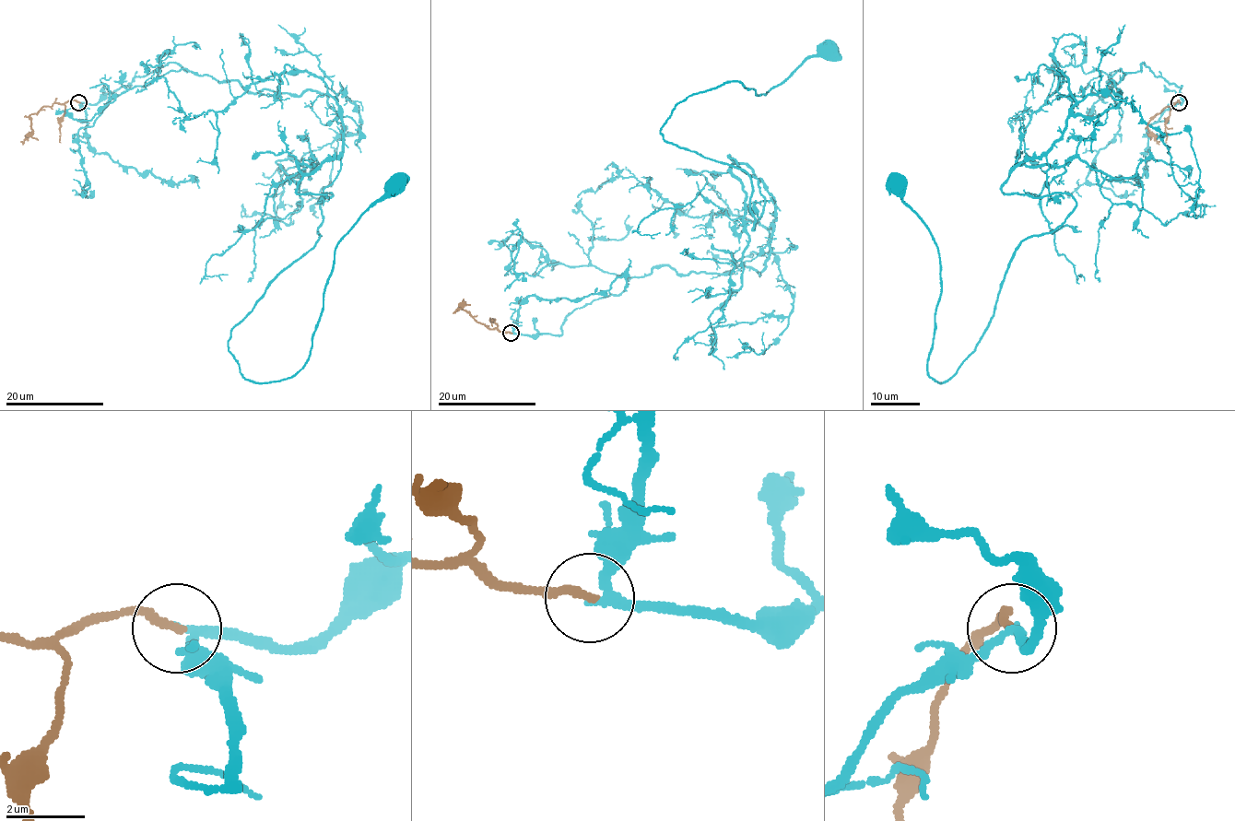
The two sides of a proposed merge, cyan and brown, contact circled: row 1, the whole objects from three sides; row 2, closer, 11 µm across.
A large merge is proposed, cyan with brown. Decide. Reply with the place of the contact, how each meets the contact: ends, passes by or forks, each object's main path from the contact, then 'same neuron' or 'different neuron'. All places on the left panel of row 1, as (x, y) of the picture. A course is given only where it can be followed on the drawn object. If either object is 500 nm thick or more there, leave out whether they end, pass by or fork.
place (78, 102); cyan passes by; brown ends; course cyan (78, 101), (169, 63), (343, 119), (296, 187), (319, 238), (228, 341), (255, 383), (396, 182); course brown (78, 101), (67, 100), (43, 107), (29, 116), (32, 133), (22, 145); same neuron

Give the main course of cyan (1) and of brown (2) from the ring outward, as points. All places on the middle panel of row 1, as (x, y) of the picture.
1: (511, 334), (664, 265), (758, 275), (764, 184), (728, 155), (753, 229), (744, 170), (660, 128), (829, 50)
2: (511, 333), (488, 329), (462, 308), (463, 302), (454, 313)

